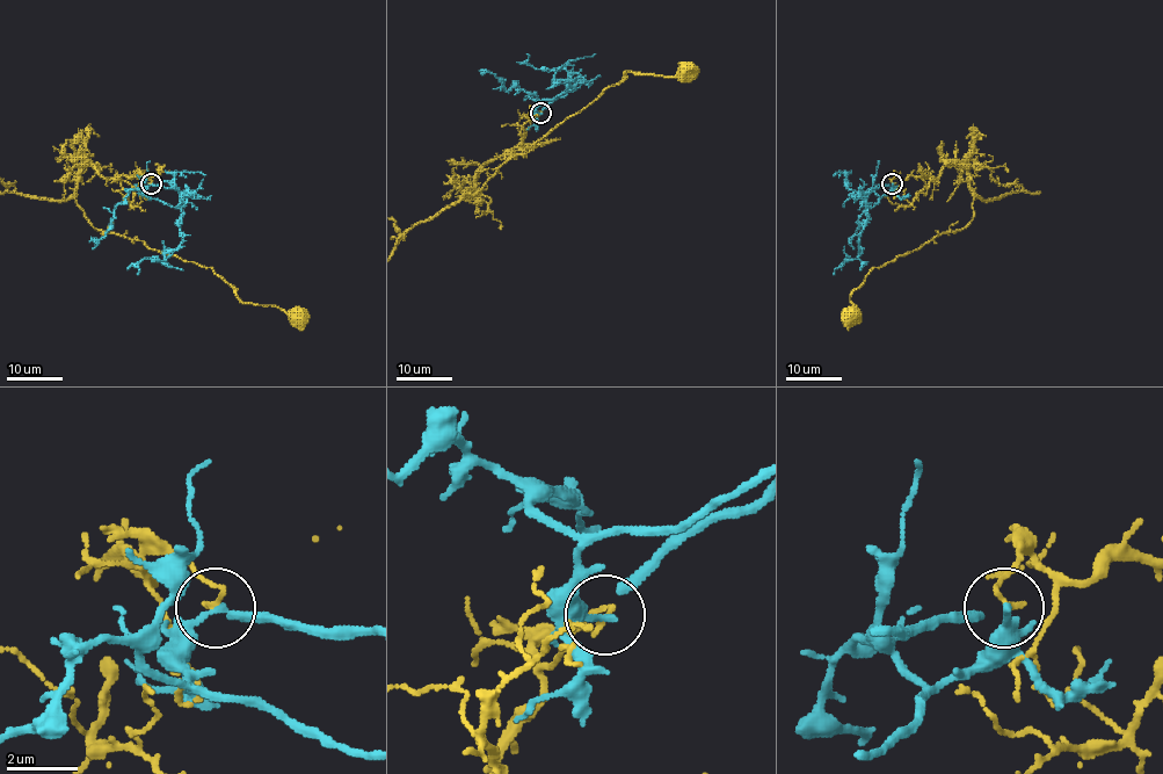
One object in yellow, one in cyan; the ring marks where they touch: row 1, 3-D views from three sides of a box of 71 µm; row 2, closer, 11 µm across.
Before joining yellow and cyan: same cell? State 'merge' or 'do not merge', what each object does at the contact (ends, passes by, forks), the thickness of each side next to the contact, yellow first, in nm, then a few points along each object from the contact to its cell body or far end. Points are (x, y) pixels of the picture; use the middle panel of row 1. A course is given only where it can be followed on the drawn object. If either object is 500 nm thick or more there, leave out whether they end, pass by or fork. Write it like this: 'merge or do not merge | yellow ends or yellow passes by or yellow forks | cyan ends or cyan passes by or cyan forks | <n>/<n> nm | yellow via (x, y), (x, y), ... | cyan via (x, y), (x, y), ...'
do not merge | yellow ends | cyan passes by | 150/140 nm | yellow via (540, 113), (465, 194), (629, 71), (689, 72) | cyan via (540, 113), (538, 101), (569, 88), (572, 80), (554, 79), (553, 71), (531, 66), (527, 53)

